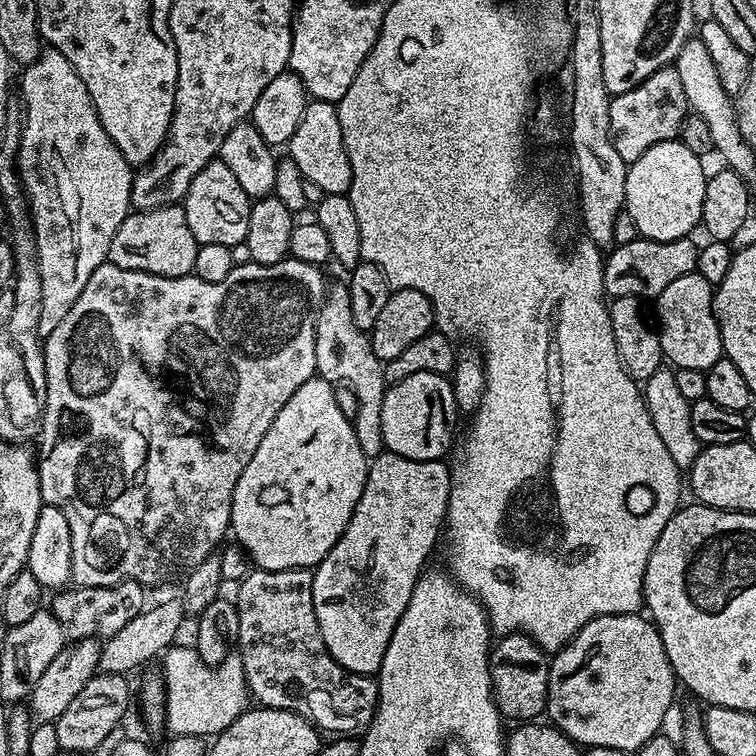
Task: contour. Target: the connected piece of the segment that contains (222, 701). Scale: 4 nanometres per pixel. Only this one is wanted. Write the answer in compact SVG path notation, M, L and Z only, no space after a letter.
M173 646L163 653L164 669L164 722L172 736L194 734L215 738L234 718L248 711L250 693L244 667L239 655L230 654L219 667L210 665L200 657L195 647Z

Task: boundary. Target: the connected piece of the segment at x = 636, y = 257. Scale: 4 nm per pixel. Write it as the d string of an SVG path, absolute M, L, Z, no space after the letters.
M638 238L634 242L616 244L604 260L604 290L612 298L638 298L645 302L655 301L656 297L682 274L696 271L698 254L697 241L692 238L658 242Z

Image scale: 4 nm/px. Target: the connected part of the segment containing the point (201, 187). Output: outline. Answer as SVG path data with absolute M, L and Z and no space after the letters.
M219 158L198 170L198 178L190 182L190 190L184 196L182 207L186 222L190 222L190 234L194 234L197 245L218 242L218 246L235 249L236 244L240 246L245 243L252 200Z

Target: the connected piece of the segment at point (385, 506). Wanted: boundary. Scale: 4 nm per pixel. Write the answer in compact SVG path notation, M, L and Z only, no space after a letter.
M387 450L371 457L362 498L358 498L358 506L354 506L354 514L342 538L338 538L330 554L326 554L312 572L312 597L318 630L326 650L338 666L363 676L375 677L379 673L394 626L398 626L398 618L402 618L410 602L410 594L425 571L424 563L436 539L439 536L441 539L451 489L452 473L443 459L402 458L402 454Z

